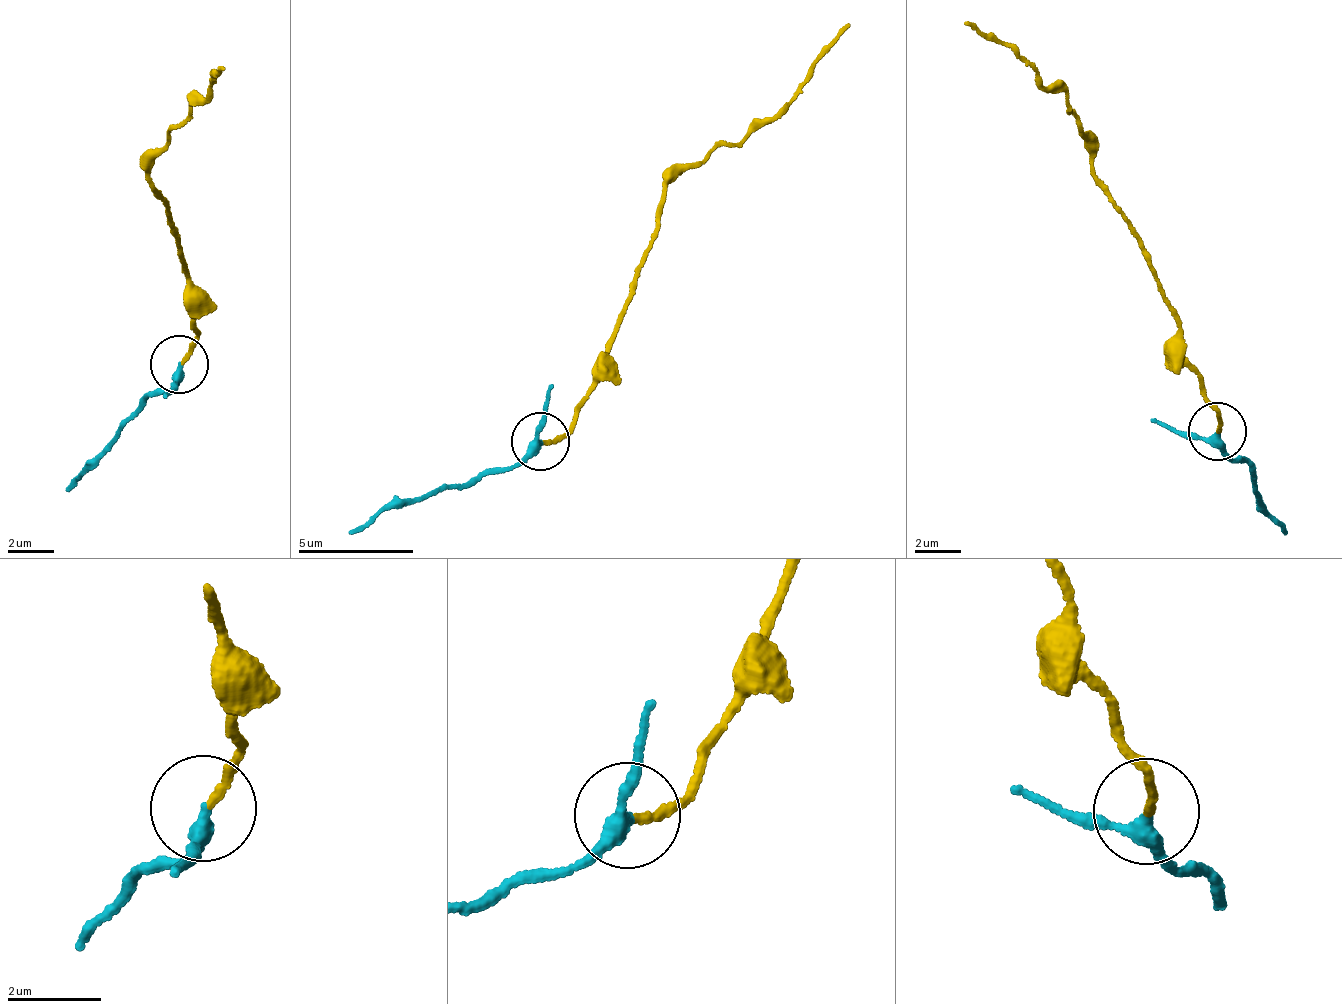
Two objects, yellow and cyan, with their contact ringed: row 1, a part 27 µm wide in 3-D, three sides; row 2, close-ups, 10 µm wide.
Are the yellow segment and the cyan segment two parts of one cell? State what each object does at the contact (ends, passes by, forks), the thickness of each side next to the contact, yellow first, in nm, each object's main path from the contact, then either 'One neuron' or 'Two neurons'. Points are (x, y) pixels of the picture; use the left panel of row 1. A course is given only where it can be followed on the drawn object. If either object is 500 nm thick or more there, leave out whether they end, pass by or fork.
At the ring yellow ends. At the ring cyan passes by. Thickness 160 nm (yellow) against 280 nm. Course of yellow: (180, 364), (198, 330), (191, 271), (171, 217), (152, 185), (150, 154), (209, 81), (224, 72). Course of cyan: (180, 364), (180, 384), (153, 397), (97, 467), (64, 492). One neuron

